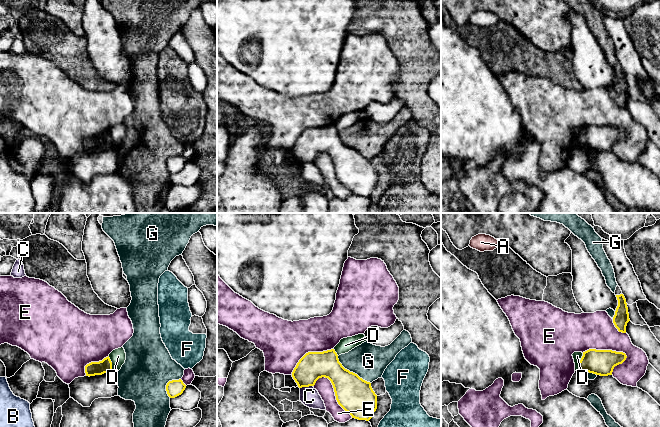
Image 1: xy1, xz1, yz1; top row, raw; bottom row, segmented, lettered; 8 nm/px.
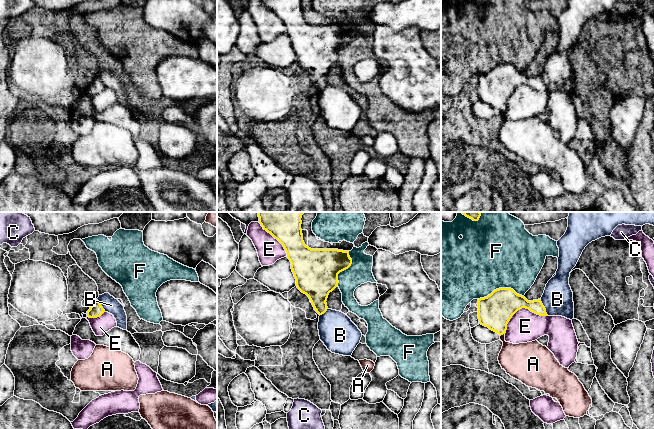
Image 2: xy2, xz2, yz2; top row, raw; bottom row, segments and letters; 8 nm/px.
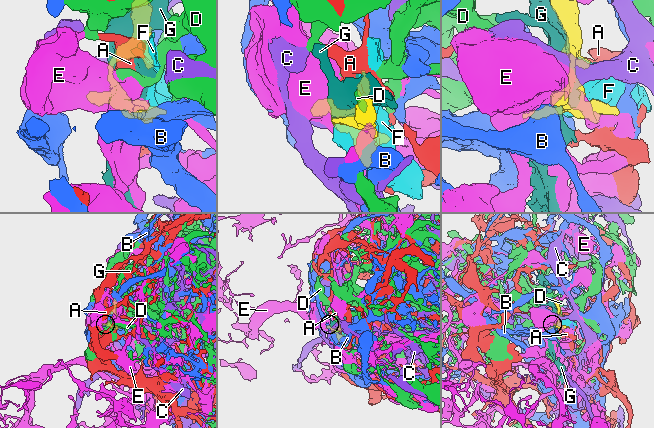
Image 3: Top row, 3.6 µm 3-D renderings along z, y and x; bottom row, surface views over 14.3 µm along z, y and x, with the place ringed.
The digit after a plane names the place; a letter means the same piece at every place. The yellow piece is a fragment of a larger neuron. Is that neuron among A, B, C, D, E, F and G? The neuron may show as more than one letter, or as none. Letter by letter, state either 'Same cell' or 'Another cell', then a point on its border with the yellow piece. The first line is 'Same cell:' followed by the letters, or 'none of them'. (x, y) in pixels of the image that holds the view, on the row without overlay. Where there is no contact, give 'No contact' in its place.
Same cell: A
A: Same cell. Touches yellow at yz2 (502, 110)
B: Another cell. Touches yellow at yz2 (544, 83)
C: Another cell. Touches yellow at xz1 (306, 162)
D: Another cell. Touches yellow at yz1 (580, 137)
E: Another cell. Touches yellow at yz1 (605, 126)
F: Another cell. Touches yellow at yz2 (500, 64)
G: Another cell. Touches yellow at xz1 (352, 148)

